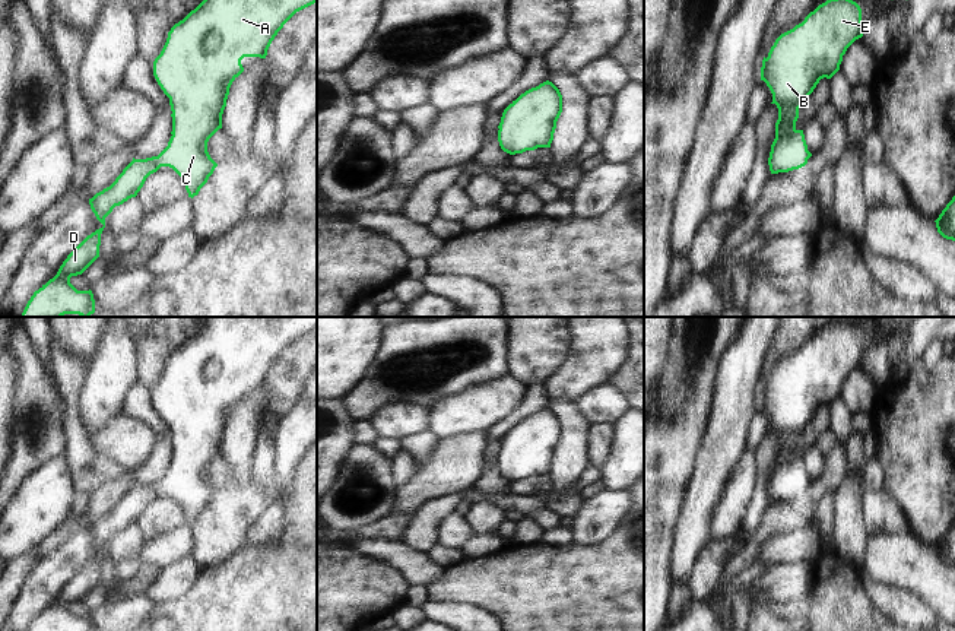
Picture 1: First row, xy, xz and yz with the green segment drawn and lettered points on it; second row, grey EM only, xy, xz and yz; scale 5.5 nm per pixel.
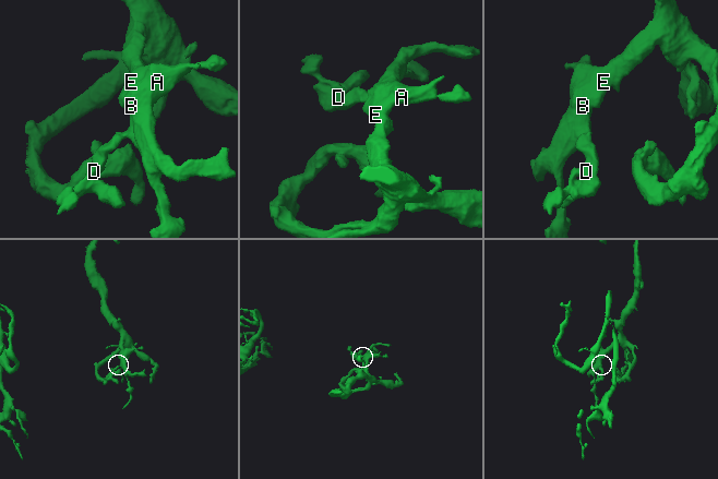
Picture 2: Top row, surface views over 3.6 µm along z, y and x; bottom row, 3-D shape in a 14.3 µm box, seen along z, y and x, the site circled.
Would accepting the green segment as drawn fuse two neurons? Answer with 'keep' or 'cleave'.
keep

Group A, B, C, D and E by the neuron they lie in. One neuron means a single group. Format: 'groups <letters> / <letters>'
groups A B C D E

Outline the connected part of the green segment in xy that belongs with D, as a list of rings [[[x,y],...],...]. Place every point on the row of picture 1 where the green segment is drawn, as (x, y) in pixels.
[[[203,0],[168,32],[161,54],[153,61],[153,76],[169,98],[172,131],[168,146],[158,155],[134,159],[115,181],[89,199],[96,219],[104,225],[88,235],[63,261],[57,275],[34,292],[22,317],[63,317],[95,313],[92,291],[77,291],[70,278],[82,275],[98,257],[105,218],[115,206],[136,197],[146,178],[161,167],[172,168],[184,181],[188,197],[199,194],[218,164],[207,152],[209,139],[222,129],[222,114],[226,107],[232,82],[244,72],[244,57],[266,58],[267,50],[283,25],[299,10],[317,0]]]

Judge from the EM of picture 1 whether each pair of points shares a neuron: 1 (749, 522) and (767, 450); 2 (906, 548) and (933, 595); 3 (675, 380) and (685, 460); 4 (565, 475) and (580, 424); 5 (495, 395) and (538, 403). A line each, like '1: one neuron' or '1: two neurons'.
1: one neuron
2: one neuron
3: one neuron
4: one neuron
5: two neurons

